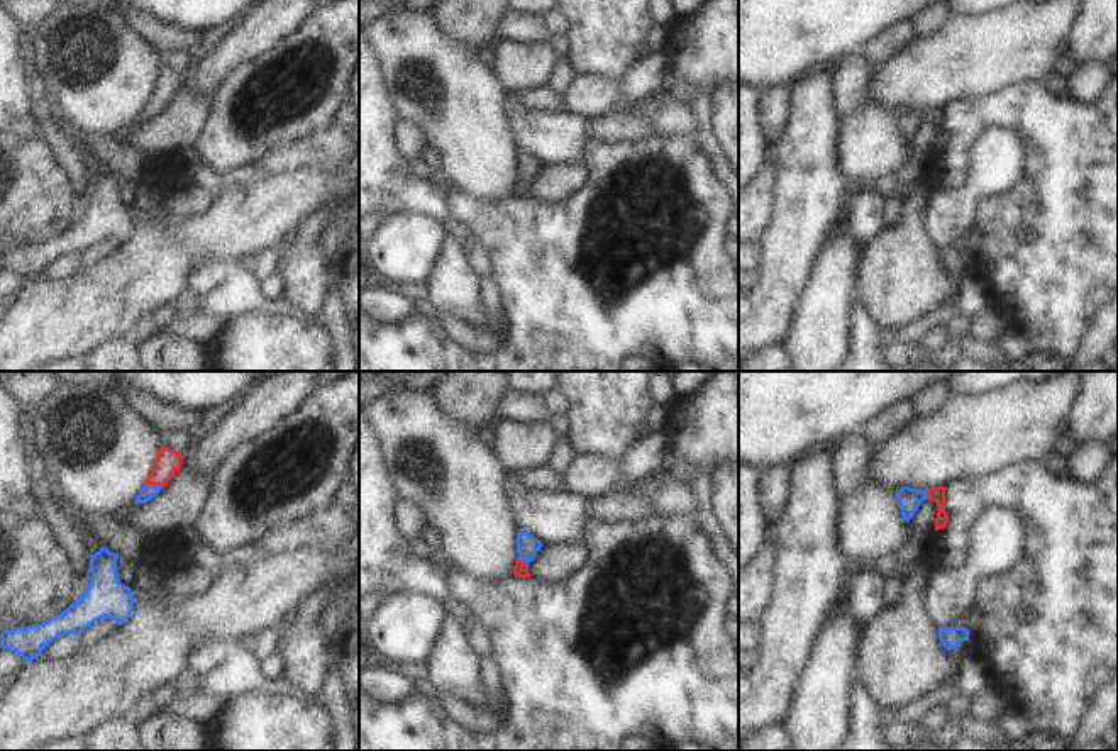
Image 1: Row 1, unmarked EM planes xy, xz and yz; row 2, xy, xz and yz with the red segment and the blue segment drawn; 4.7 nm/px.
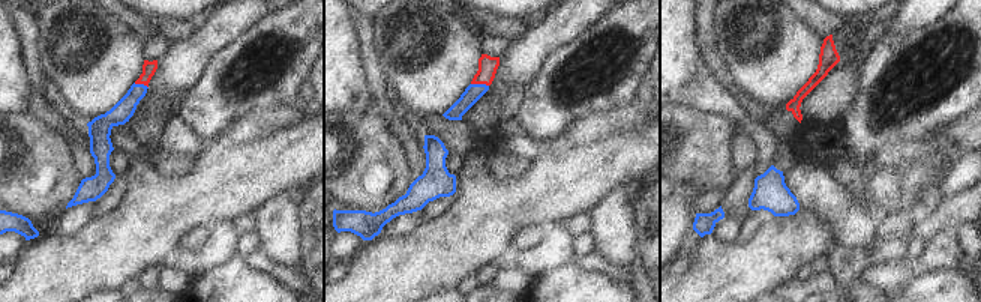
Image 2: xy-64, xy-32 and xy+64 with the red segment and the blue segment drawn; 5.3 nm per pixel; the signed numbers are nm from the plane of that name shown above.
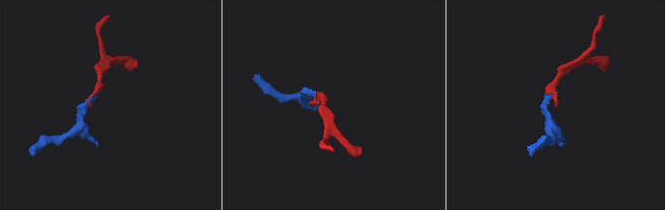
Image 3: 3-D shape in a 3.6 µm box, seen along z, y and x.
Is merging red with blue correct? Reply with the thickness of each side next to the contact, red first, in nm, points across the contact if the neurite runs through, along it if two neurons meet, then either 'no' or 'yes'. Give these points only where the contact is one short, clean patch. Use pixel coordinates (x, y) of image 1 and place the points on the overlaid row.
calibres 120 and 70 nm; way xy (168, 461), (154, 483), (148, 492); yes

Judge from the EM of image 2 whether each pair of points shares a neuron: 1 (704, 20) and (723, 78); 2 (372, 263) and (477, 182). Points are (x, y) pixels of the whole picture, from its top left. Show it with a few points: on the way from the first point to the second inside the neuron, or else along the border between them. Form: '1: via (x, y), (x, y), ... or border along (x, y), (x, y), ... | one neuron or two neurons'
1: via (704, 35), (705, 47), (714, 63) | one neuron
2: via (402, 263), (413, 263), (464, 212) | one neuron

